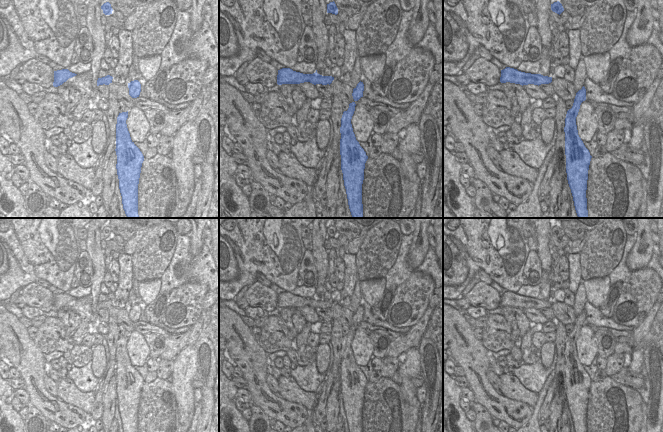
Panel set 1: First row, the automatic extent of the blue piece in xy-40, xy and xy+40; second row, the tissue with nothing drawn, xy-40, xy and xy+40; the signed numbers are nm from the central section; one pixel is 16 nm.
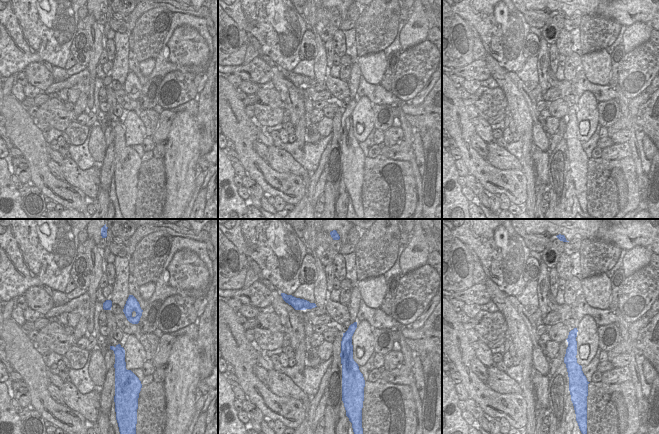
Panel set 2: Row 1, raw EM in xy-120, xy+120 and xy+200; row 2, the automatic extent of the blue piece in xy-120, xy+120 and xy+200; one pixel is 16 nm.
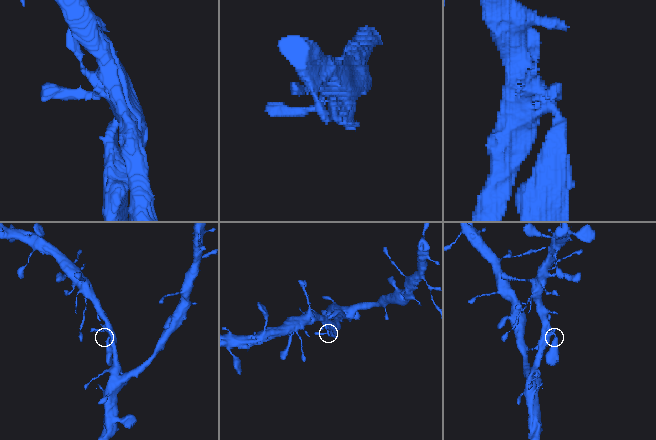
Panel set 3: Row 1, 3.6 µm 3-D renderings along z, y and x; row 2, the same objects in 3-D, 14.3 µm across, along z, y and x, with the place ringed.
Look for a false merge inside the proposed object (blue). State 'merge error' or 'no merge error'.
no merge error

